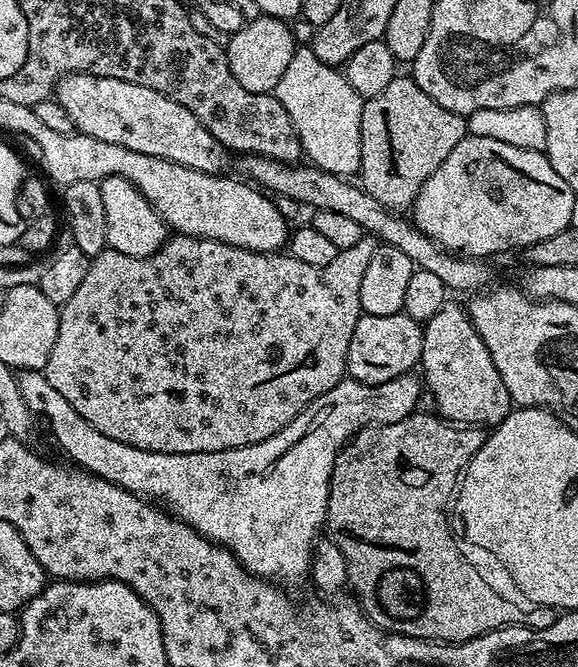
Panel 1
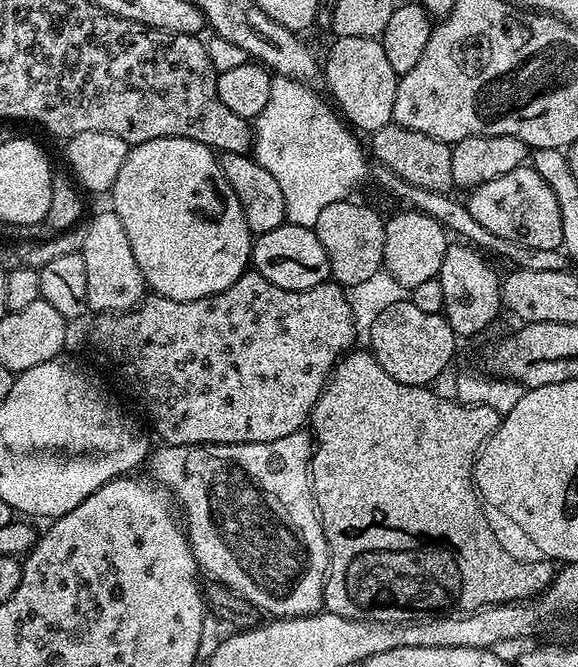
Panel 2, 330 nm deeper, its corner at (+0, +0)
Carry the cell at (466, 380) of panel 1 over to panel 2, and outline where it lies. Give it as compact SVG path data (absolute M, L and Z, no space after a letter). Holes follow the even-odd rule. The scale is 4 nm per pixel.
M467 242L449 243L446 258L442 258L439 280L445 298L442 314L450 322L457 337L476 336L492 324L492 319L502 312L500 298L501 273L496 273L473 245Z

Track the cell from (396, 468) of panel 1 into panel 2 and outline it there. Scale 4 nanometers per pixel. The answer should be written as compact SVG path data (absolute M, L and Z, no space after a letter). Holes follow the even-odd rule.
M349 350L336 363L332 375L328 377L323 394L312 408L310 417L310 435L314 441L312 449L312 495L316 497L316 511L320 513L320 525L324 528L324 537L328 540L328 578L324 581L324 608L351 620L369 620L383 624L406 624L410 620L418 620L437 614L463 614L477 612L491 604L515 604L528 602L539 597L552 584L554 575L553 561L547 558L536 560L515 560L500 545L492 524L488 521L489 513L482 503L472 478L472 470L476 467L476 457L481 448L492 435L502 419L501 413L490 406L462 404L455 398L447 400L439 396L428 386L410 386L390 378L382 366L378 366L371 351L356 352Z

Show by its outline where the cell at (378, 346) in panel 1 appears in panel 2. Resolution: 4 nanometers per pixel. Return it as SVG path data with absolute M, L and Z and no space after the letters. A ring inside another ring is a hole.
M403 298L386 306L372 328L366 332L372 345L370 351L378 366L403 384L410 386L428 386L448 368L452 355L456 352L458 337L450 322L441 313L426 313L414 306L411 298Z

